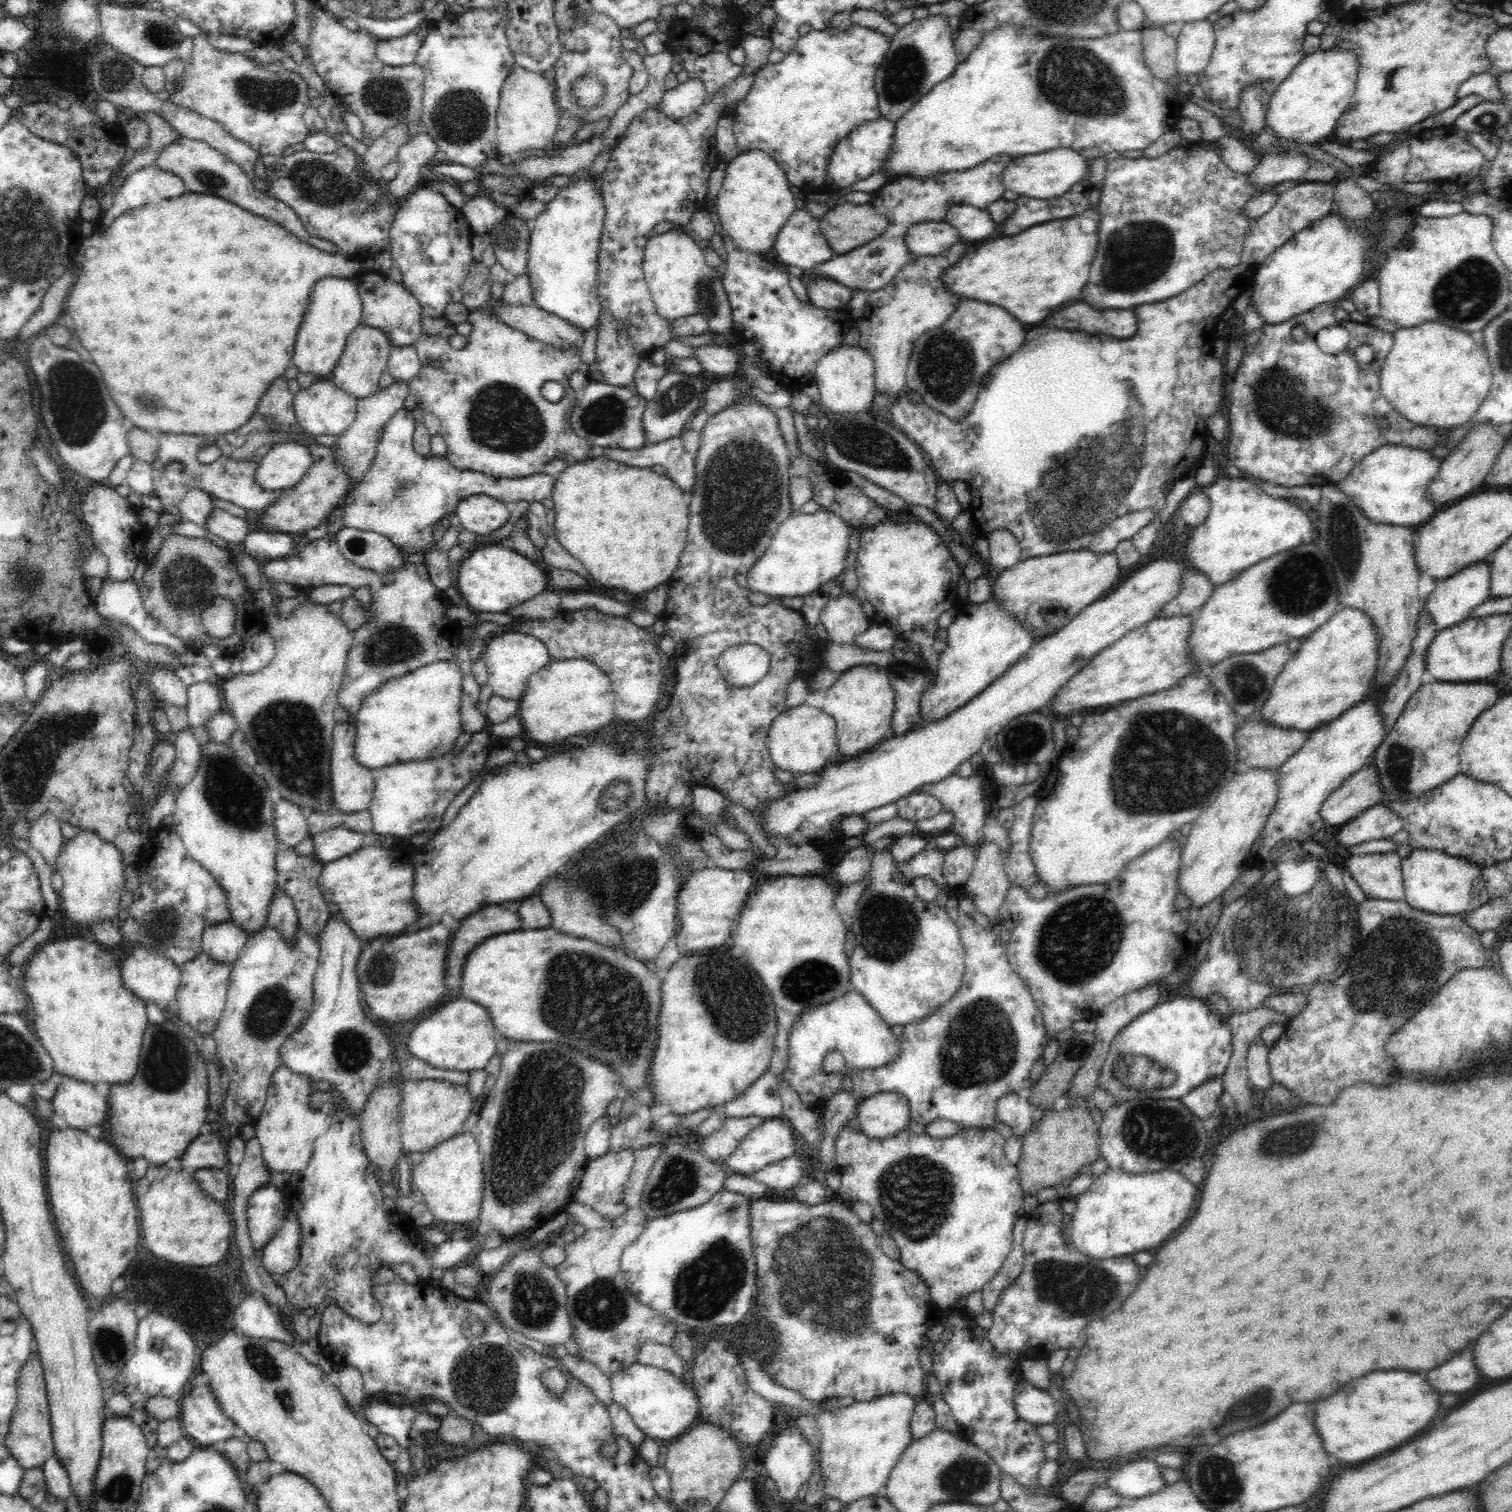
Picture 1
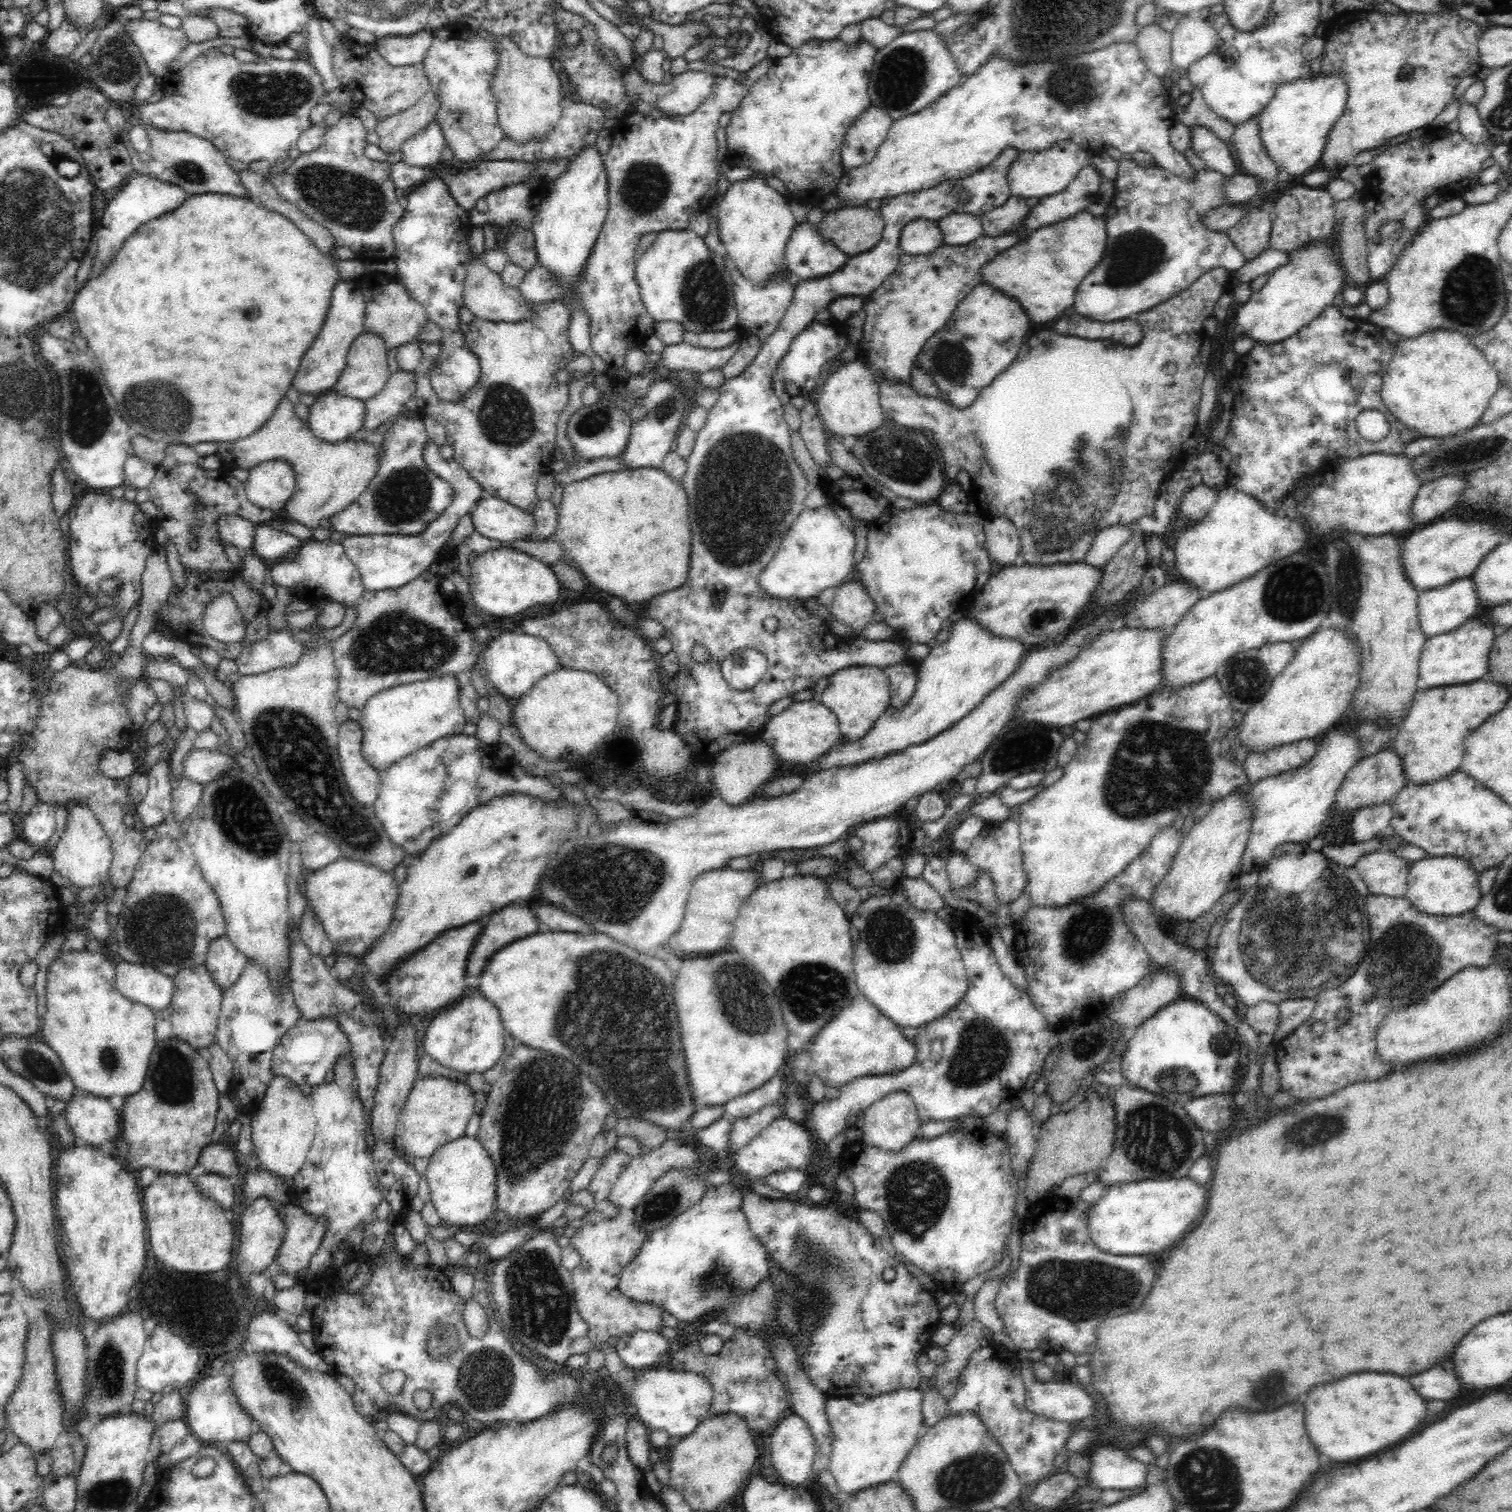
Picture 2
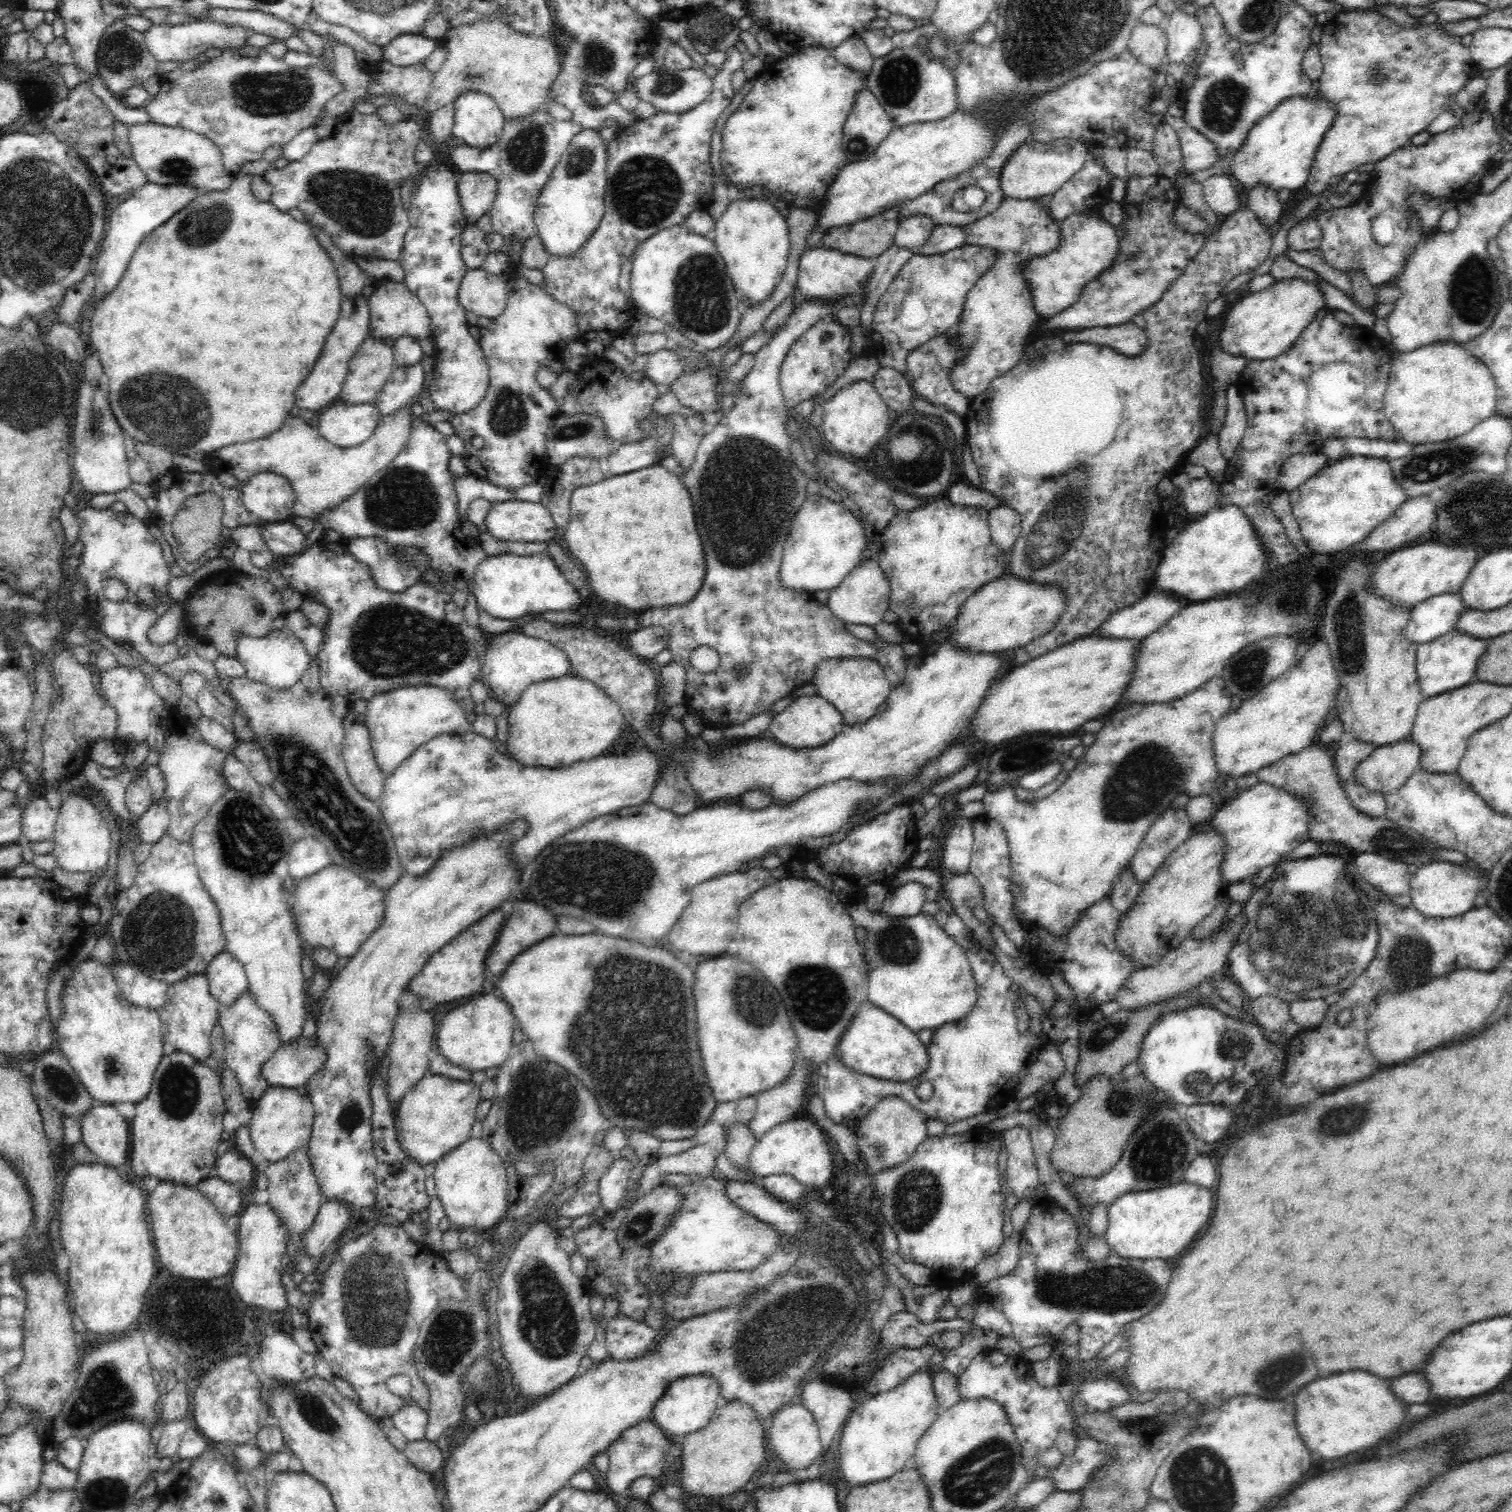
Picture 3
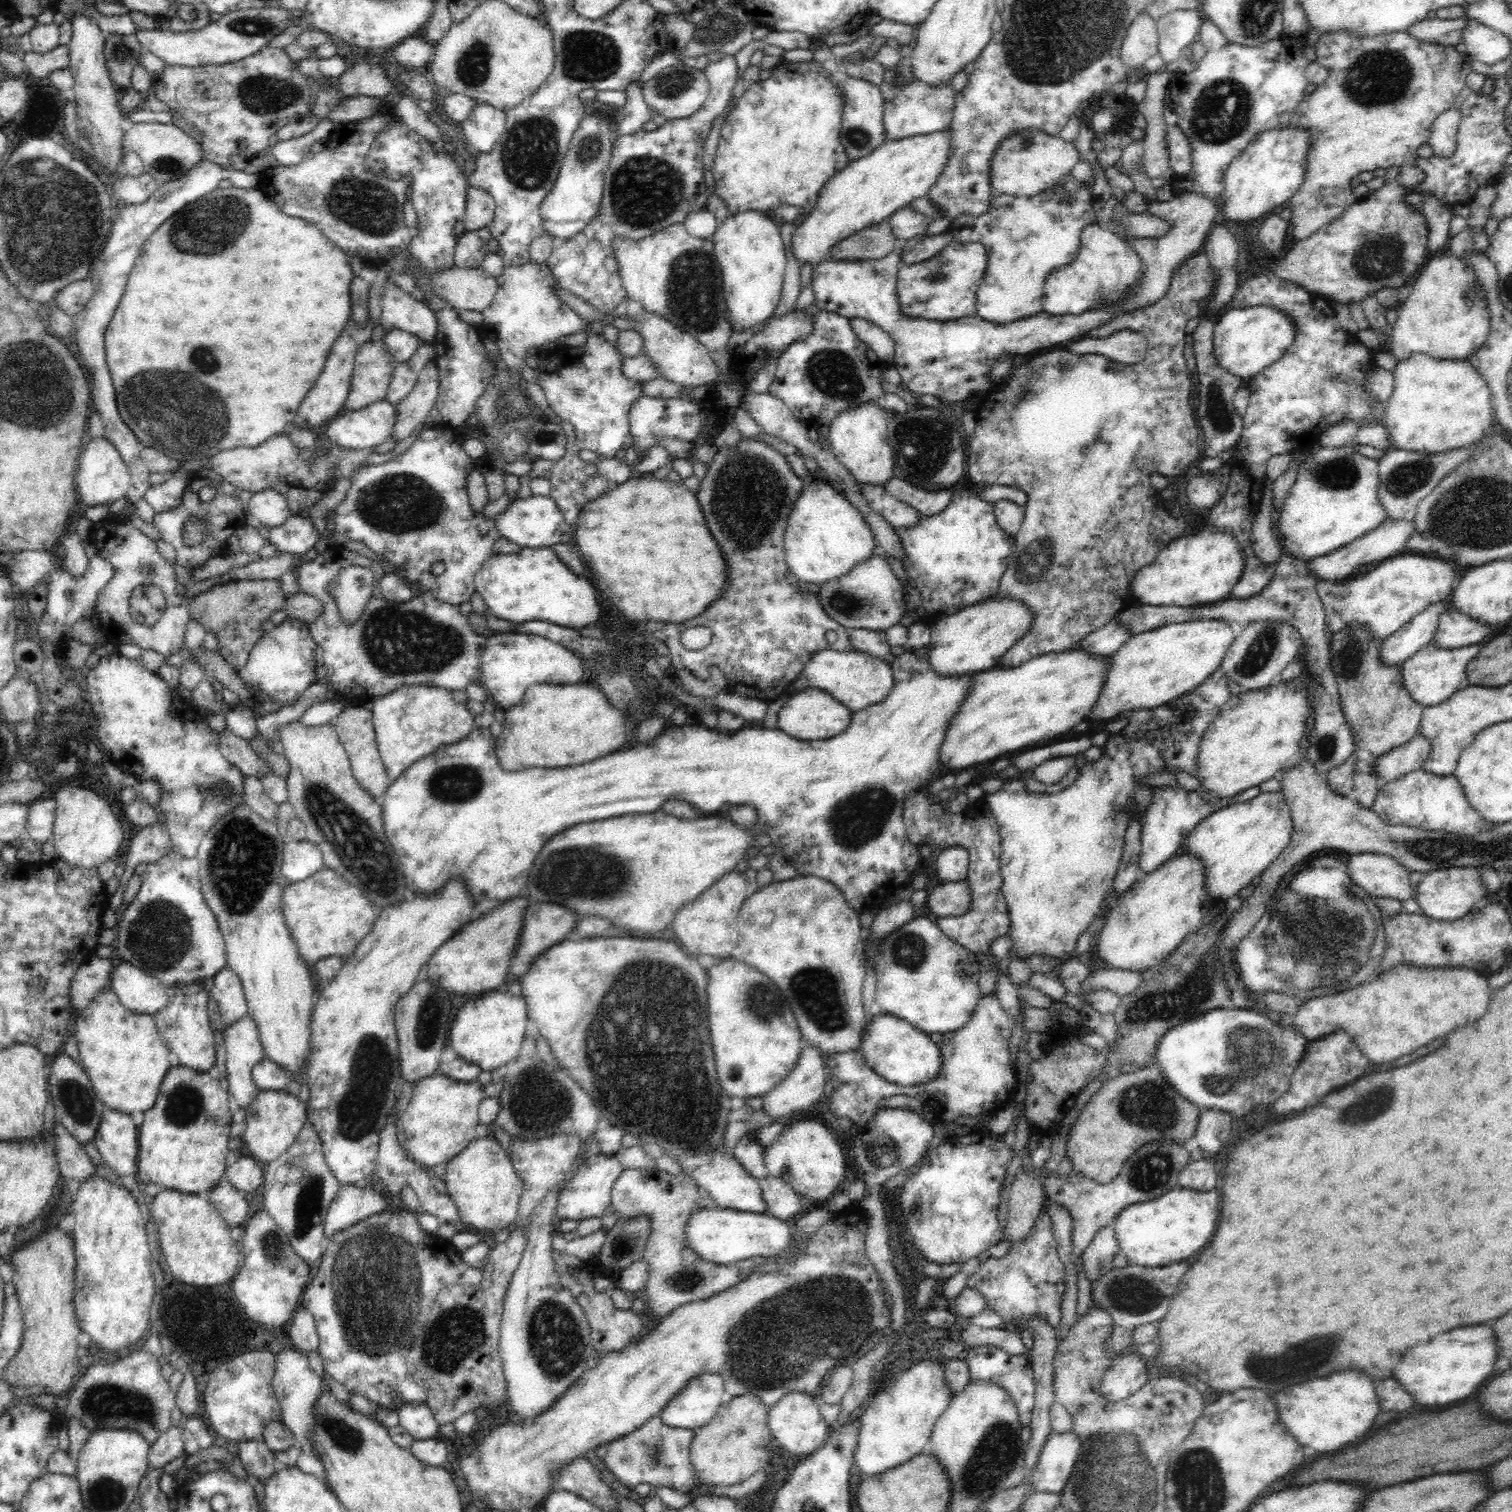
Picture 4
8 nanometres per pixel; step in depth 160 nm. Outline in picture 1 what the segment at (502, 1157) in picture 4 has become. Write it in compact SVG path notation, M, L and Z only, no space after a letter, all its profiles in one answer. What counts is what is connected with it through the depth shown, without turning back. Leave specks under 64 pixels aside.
M470 1132L456 1134L453 1138L444 1140L425 1152L422 1160L416 1166L412 1166L411 1175L411 1186L413 1190L421 1192L422 1200L433 1222L460 1224L478 1218L482 1204L482 1157L478 1143Z

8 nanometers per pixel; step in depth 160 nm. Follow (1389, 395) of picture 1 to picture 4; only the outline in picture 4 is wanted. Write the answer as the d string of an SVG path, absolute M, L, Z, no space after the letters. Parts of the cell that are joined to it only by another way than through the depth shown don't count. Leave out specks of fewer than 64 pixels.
M1416 352L1408 360L1398 360L1392 373L1392 394L1387 402L1382 423L1387 428L1392 448L1415 452L1442 452L1460 446L1470 446L1484 430L1496 422L1491 405L1491 392L1488 383L1468 360L1432 358L1425 352Z

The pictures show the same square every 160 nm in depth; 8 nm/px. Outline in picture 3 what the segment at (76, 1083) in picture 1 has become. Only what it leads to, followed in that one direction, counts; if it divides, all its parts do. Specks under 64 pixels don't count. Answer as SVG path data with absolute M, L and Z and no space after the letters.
M93 1100L92 1108L84 1116L80 1116L80 1130L82 1141L96 1154L99 1162L112 1167L126 1162L128 1148L130 1148L130 1140L128 1140L130 1128L124 1117L116 1110L116 1105Z

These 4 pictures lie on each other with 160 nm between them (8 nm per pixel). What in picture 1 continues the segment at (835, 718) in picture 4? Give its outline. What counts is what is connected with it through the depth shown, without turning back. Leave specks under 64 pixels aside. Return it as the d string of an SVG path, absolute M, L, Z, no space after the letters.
M808 704L787 708L773 720L767 734L767 747L775 768L795 775L814 773L824 768L837 746L836 721L823 709Z

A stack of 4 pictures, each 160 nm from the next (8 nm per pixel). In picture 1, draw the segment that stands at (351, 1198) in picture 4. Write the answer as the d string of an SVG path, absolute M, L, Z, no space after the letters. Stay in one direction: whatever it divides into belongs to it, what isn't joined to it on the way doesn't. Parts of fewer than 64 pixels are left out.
M288 1210L282 1228L262 1248L260 1263L272 1276L292 1271L300 1260L300 1225L298 1217Z

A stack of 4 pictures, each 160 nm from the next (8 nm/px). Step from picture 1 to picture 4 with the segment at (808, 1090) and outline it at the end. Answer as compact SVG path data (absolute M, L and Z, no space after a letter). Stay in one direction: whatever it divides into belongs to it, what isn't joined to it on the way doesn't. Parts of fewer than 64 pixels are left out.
M880 1011L878 1015L874 1015L871 1022L867 1022L860 1033L857 1052L863 1056L870 1069L888 1082L900 1086L914 1086L934 1078L942 1067L939 1047L928 1036L928 1033L899 1017Z

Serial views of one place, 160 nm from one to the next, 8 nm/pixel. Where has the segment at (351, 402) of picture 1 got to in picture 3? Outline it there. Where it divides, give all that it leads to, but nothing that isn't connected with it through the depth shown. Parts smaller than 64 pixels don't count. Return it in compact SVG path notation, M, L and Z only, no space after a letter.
M335 401L319 414L317 428L328 442L342 448L358 446L374 432L380 413L370 403L350 404Z

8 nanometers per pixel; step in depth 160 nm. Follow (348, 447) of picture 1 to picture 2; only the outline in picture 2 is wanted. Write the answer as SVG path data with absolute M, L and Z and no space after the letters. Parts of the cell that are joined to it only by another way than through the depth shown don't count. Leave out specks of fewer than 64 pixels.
M398 370L390 375L384 388L364 401L366 416L362 428L375 430L402 412L404 404L416 392L416 377L413 372Z

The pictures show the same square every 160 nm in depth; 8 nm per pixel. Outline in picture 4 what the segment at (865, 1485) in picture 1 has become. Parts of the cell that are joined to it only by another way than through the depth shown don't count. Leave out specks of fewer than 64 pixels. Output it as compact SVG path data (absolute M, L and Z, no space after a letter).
M925 1359L921 1362L918 1360L918 1363L909 1363L908 1369L898 1373L888 1385L882 1385L870 1400L868 1407L857 1413L860 1426L858 1426L858 1438L856 1438L852 1462L858 1467L861 1477L882 1474L924 1452L928 1440L930 1440L934 1422L946 1410L952 1397L948 1385L946 1385L946 1377L944 1377L943 1359L938 1361Z

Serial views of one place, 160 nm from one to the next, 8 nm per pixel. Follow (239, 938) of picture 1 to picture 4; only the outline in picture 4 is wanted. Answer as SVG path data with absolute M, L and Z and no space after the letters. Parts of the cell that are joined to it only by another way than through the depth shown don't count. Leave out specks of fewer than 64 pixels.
M227 964L212 979L214 984L209 996L218 1003L222 1019L228 1027L248 1012L244 986L240 976Z

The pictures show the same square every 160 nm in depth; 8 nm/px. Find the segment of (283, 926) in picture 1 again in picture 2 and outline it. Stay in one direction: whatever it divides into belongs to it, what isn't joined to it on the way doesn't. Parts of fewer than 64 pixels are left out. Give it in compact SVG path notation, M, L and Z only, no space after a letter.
M293 920L288 922L288 961L289 978L291 979L292 993L296 999L296 1007L302 1012L302 1021L314 1021L321 1017L332 1017L338 1021L342 1031L348 1035L354 1055L355 1078L359 1082L358 1093L366 1110L372 1110L374 1092L378 1086L378 1072L384 1059L385 1047L382 1045L380 1028L373 1019L372 1012L363 1004L362 998L355 994L352 988L347 988L334 979L330 969L326 969L324 959L312 954L304 944L298 926Z

